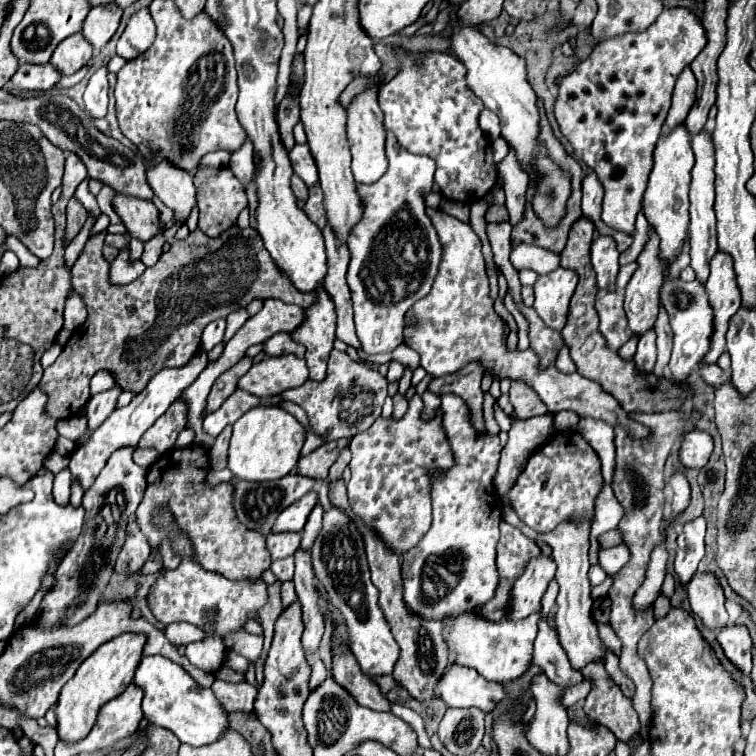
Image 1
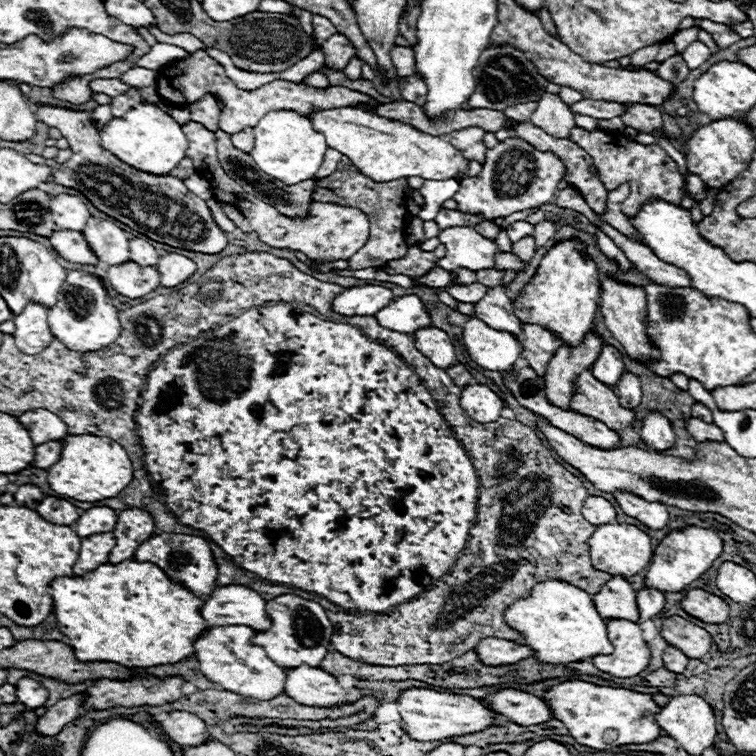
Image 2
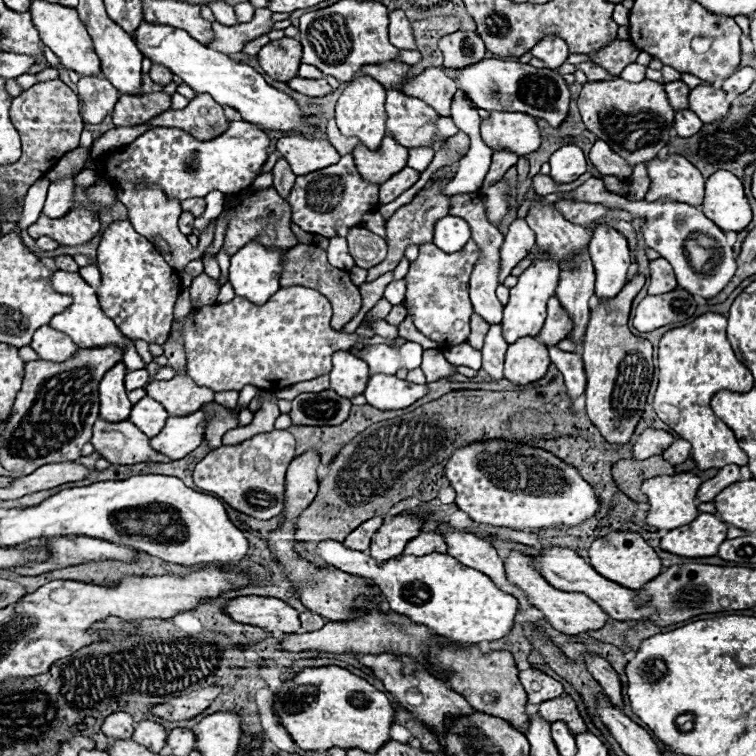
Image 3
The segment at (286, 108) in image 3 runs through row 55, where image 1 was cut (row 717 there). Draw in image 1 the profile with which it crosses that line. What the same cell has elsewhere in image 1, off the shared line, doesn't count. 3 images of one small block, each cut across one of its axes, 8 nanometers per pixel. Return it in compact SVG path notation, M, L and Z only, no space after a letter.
M142 656L132 684L144 690L144 718L154 726L174 732L180 742L186 742L190 746L204 746L214 742L218 734L228 728L226 710L220 706L212 690L202 686L198 688L196 680L184 668L180 668L180 664L164 656Z

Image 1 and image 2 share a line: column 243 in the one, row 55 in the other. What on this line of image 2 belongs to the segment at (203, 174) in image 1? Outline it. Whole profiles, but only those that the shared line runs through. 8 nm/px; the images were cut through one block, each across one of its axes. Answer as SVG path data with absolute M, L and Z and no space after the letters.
M196 50L188 56L184 56L182 60L176 60L172 64L164 66L156 78L156 90L162 100L166 100L170 104L178 104L178 106L194 104L196 100L204 98L206 94L212 94L216 100L220 100L224 104L224 110L220 116L220 130L224 130L226 134L236 134L248 126L254 128L258 124L258 120L272 110L296 110L300 114L308 114L310 110L318 110L320 106L328 108L328 106L356 106L356 104L378 106L380 104L372 96L348 90L344 86L312 88L312 86L294 84L294 82L286 82L286 80L274 80L256 90L246 92L246 90L236 88L236 84L226 76L224 66L218 60L210 58L208 52L204 52L204 50Z

